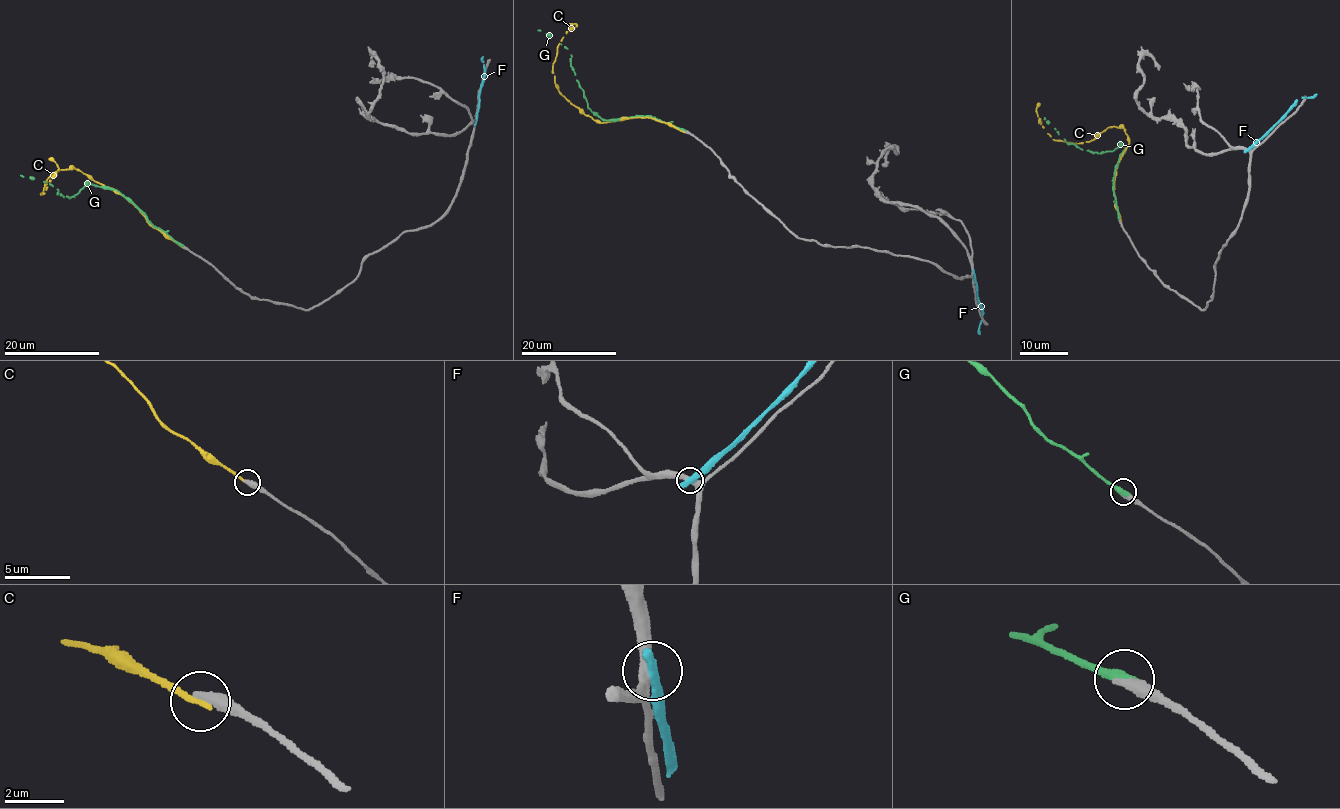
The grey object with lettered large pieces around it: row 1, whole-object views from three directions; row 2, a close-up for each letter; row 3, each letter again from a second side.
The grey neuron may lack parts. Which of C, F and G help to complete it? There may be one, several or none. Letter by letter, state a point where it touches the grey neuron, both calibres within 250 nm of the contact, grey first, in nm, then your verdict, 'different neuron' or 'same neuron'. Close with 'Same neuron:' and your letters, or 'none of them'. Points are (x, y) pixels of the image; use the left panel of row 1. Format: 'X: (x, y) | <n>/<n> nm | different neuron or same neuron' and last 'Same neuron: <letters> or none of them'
C: (180, 245) | 400/220 nm | different neuron
F: (475, 122) | 320/440 nm | different neuron
G: (181, 244) | 400/360 nm | same neuron
Same neuron: G

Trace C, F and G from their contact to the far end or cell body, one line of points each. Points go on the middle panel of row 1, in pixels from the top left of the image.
C: (683, 131), (639, 116), (603, 123), (583, 114), (558, 91), (554, 78), (558, 45), (577, 25), (567, 24)
F: (974, 273), (982, 316), (980, 334)
G: (683, 129), (638, 115), (607, 120), (598, 117), (587, 106), (584, 91), (571, 65), (568, 49), (538, 30)

